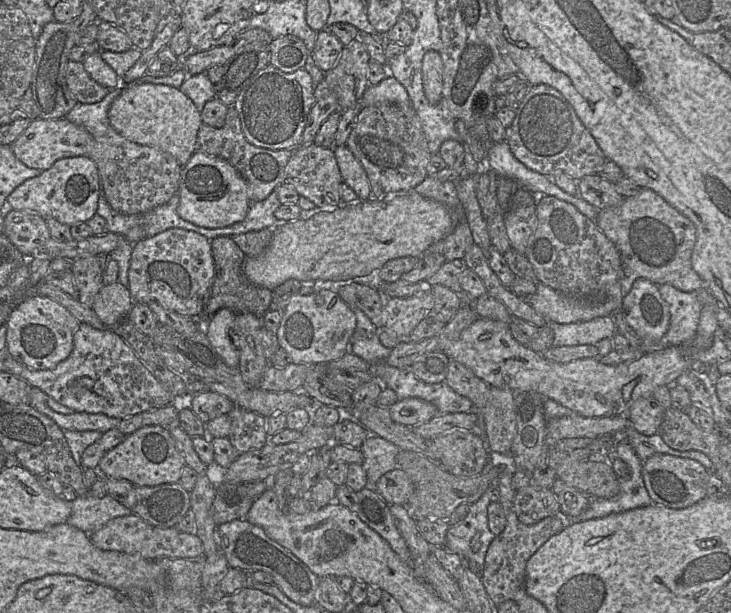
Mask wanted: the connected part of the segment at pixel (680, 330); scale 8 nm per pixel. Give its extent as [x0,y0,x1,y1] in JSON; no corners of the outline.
[658,284,703,346]

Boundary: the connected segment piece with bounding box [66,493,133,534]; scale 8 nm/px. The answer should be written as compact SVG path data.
M87 493L71 501L71 514L66 523L91 534L102 528L111 519L132 513L129 508L108 494L95 498Z

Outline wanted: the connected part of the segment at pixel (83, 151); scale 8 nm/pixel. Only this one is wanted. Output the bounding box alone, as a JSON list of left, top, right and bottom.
[10,118,93,171]

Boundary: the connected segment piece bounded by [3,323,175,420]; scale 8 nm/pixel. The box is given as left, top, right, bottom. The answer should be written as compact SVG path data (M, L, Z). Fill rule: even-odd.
M80 323L74 334L72 352L55 368L32 370L7 353L3 371L41 389L74 412L101 413L120 420L168 406L175 398L113 329L98 330L85 323Z

